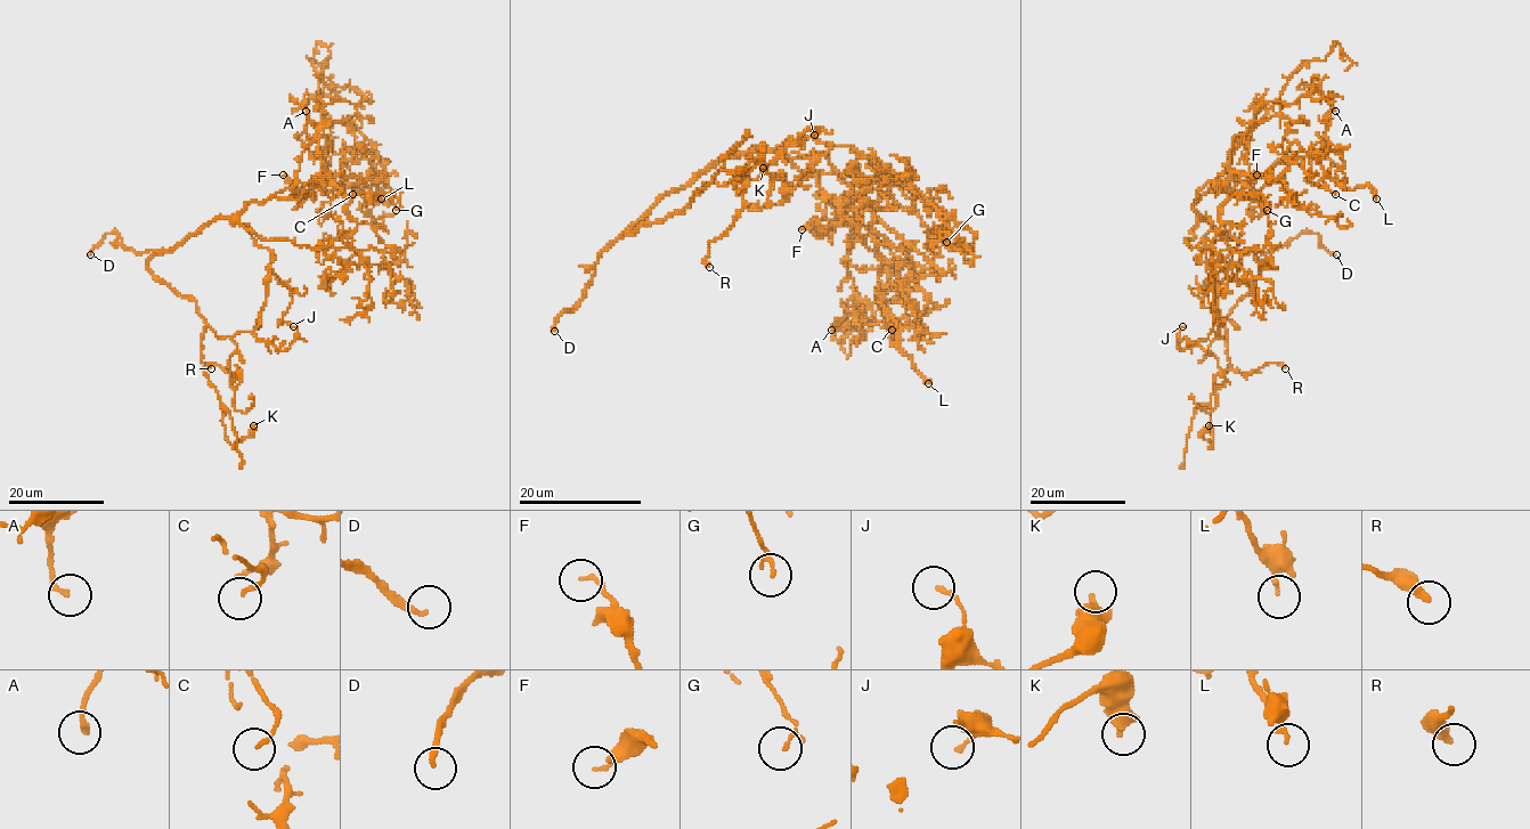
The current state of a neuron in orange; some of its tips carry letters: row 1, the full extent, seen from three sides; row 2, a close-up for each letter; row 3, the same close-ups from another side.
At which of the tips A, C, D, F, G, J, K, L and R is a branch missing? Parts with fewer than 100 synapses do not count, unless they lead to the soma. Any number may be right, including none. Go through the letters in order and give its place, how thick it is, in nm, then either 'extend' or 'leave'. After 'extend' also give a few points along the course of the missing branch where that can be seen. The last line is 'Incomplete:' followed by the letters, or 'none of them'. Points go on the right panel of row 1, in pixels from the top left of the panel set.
A: place (1335, 111); calibre 170 nm; leave
C: place (1335, 194); calibre 140 nm; leave
D: place (1336, 254); calibre 190 nm; extend
F: place (1256, 175); calibre 130 nm; leave
G: place (1267, 210); calibre 90 nm; leave
J: place (1182, 326); calibre 130 nm; leave
K: place (1209, 425); calibre 280 nm; leave
L: place (1376, 198); calibre 170 nm; leave
R: place (1285, 368); calibre 320 nm; leave
Incomplete: D

